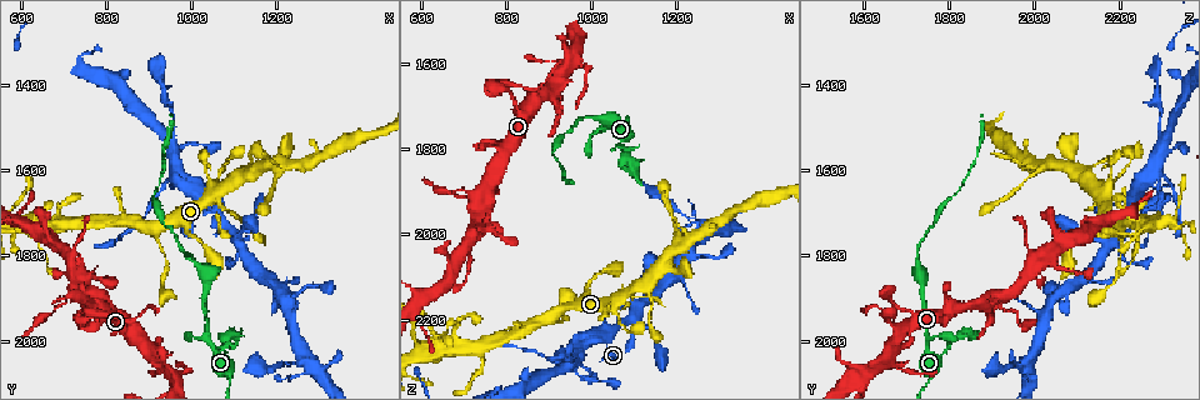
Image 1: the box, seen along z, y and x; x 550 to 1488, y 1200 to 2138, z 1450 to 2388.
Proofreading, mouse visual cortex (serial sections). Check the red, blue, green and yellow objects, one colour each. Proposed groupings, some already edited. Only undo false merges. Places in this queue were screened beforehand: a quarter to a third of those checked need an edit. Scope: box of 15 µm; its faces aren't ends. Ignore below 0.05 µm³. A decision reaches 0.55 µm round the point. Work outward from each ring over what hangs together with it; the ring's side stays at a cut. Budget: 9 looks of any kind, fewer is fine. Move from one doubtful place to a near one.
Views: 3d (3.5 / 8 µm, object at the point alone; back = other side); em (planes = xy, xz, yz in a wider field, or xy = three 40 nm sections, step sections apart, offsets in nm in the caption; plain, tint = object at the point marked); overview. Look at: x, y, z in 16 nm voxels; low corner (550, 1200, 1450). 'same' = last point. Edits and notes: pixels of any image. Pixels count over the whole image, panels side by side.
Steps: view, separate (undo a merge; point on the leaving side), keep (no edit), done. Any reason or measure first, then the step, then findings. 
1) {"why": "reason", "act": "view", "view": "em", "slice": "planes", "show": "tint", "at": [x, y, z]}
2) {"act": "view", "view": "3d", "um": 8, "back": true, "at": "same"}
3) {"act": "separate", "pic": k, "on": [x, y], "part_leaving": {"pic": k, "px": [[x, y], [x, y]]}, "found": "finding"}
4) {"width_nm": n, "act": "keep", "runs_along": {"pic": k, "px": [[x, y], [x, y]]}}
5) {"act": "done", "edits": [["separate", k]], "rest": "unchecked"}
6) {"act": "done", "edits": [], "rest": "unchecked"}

{"why": "a narrow waist", "act": "view", "view": "3d", "um": 3.5, "at": [1080, 2010, 1805]}

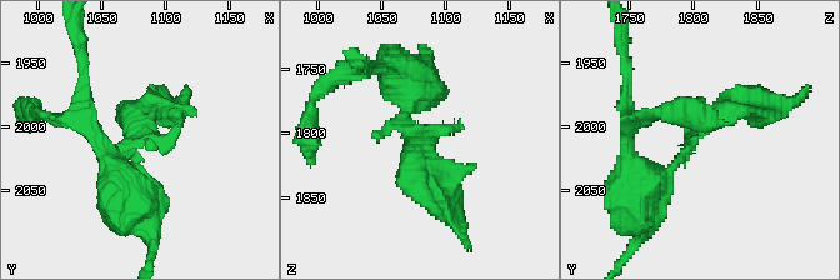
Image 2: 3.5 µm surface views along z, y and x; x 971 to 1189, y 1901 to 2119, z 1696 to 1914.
{"why": "now the EM", "act": "view", "view": "em", "slice": "planes", "show": "plain", "at": [1072, 2008, 1802]}

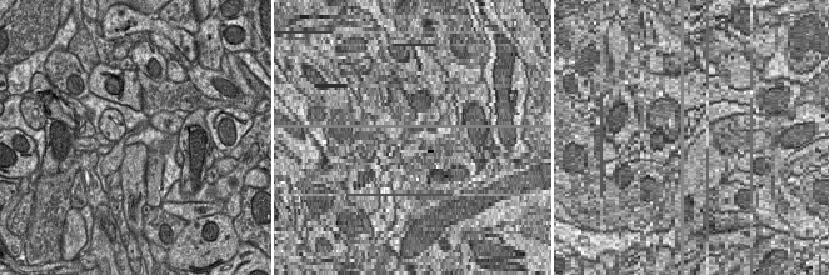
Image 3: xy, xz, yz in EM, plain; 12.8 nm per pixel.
{"act": "view", "view": "em", "slice": "planes", "show": "tint", "at": "same"}

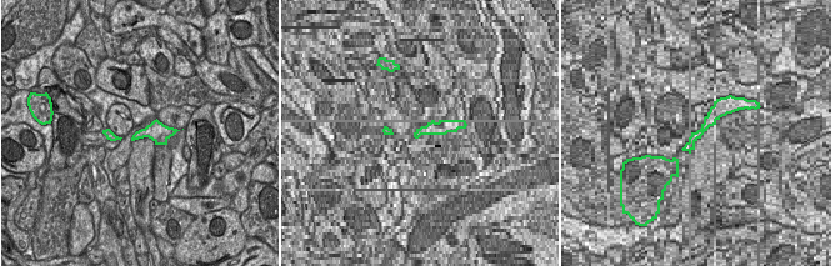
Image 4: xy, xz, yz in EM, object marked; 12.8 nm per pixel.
{"width_nm": 260, "act": "separate", "pic": 2, "on": [434, 128], "part_leaving": {"pic": 2, "px": [[404, 115], [445, 201]]}, "found": "two cells meet here"}

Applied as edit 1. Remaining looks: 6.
{"act": "view", "view": "overview"}

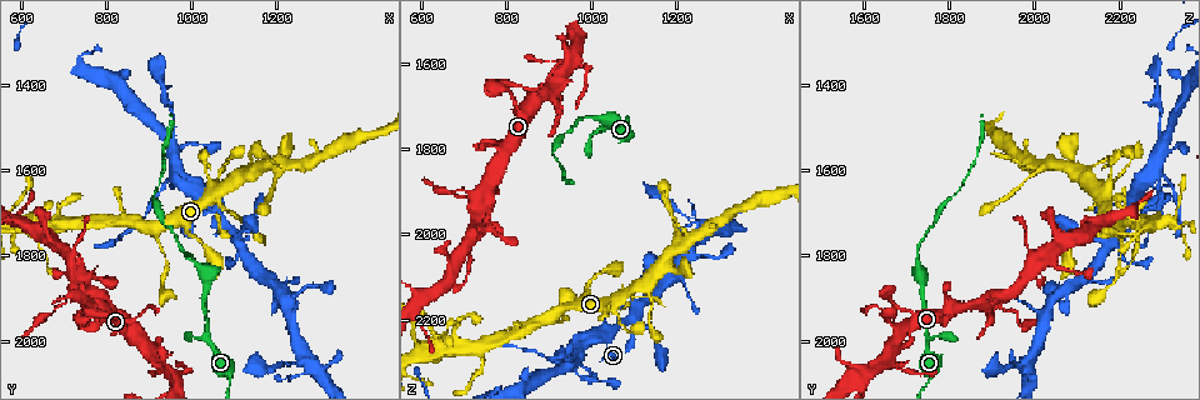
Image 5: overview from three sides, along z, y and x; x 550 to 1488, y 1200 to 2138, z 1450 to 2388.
{"act": "view", "view": "3d", "um": 3.5, "at": [695, 1910, 1910]}

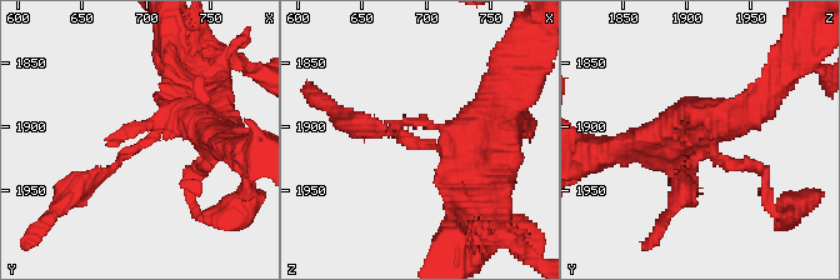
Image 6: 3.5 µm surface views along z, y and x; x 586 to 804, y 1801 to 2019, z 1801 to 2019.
{"arm_widths_nm": [150, 450], "why": "now the EM", "act": "view", "view": "em", "slice": "planes", "show": "tint", "at": [696, 1912, 1914]}

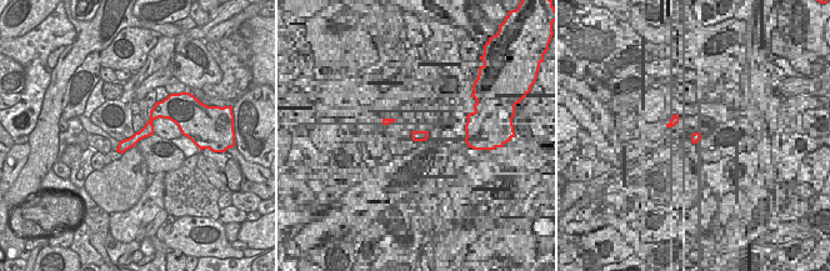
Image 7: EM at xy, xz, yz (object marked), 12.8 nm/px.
{"act": "view", "view": "em", "slice": "xy", "step": 2, "show": "tint", "at": "same"}

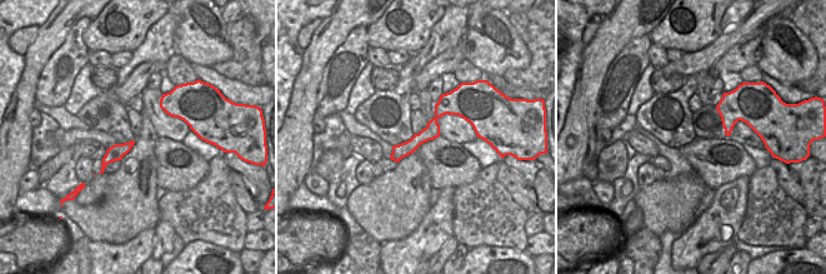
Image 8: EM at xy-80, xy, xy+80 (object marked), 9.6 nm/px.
{"act": "separate", "pic": 6, "on": [400, 139], "part_leaving": {"pic": 6, "px": [[159, 135], [90, 178], [64, 204]]}, "found": "two cells meet here"}

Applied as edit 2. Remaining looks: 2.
{"why": "three arms meet", "act": "view", "view": "3d", "um": 3.5, "at": [720, 1785, 1995]}

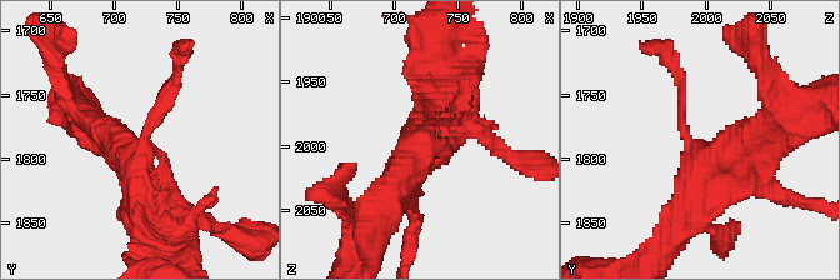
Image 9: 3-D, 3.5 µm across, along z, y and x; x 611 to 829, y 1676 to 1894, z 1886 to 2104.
{"act": "view", "view": "em", "slice": "xy", "step": 2, "show": "tint", "at": [722, 1792, 1992]}

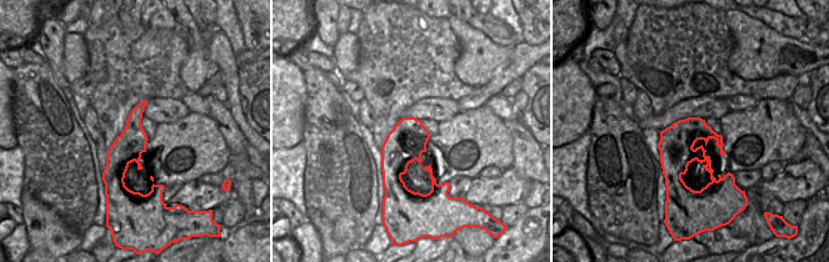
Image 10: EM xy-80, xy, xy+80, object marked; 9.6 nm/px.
{"act": "keep", "runs_along": {"pic": 9, "px": [[135, 203], [131, 160], [178, 80]]}, "found": "one cell here"}

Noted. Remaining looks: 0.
{"act": "done", "edits": [["separate", 2], ["separate", 6]], "rest": "unchecked"}

